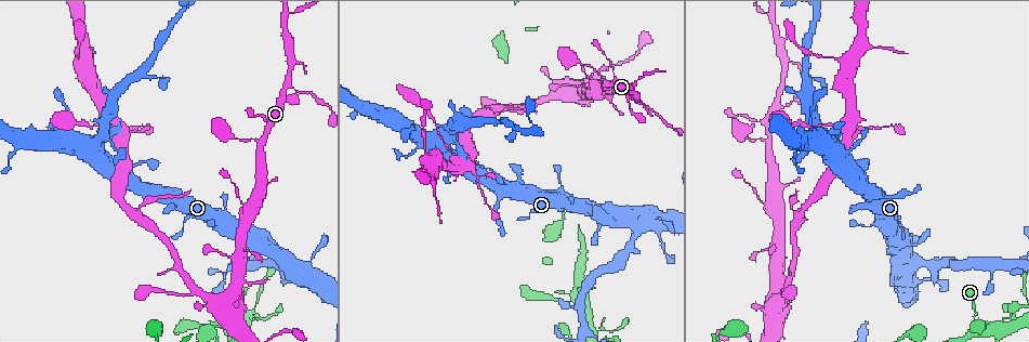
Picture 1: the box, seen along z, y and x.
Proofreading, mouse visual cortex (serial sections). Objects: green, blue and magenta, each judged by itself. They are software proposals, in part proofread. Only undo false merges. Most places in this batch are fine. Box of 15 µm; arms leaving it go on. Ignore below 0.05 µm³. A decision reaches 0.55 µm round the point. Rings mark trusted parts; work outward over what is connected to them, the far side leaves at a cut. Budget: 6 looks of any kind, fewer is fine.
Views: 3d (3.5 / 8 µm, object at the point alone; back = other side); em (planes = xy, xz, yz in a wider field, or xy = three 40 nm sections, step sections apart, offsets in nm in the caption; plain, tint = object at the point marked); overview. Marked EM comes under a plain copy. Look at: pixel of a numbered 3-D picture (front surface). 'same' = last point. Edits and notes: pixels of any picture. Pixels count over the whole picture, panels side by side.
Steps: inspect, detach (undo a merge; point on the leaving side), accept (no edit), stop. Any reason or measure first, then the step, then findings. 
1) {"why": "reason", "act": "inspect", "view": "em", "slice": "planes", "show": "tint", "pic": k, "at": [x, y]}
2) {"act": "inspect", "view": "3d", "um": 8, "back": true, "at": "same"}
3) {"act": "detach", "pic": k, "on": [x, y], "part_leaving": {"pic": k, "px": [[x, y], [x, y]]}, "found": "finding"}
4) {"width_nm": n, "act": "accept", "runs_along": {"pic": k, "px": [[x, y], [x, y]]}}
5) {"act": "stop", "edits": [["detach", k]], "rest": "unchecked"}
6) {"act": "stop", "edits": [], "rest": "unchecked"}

{"why": "abrupt turn", "act": "inspect", "view": "3d", "um": 3.5, "pic": 1, "at": [562, 193]}

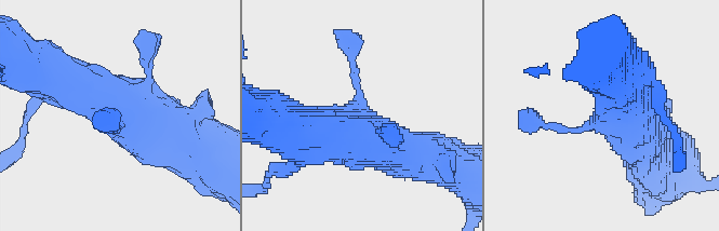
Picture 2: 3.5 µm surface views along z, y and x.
{"act": "inspect", "view": "em", "slice": "planes", "show": "tint", "pic": 2, "at": [359, 115]}

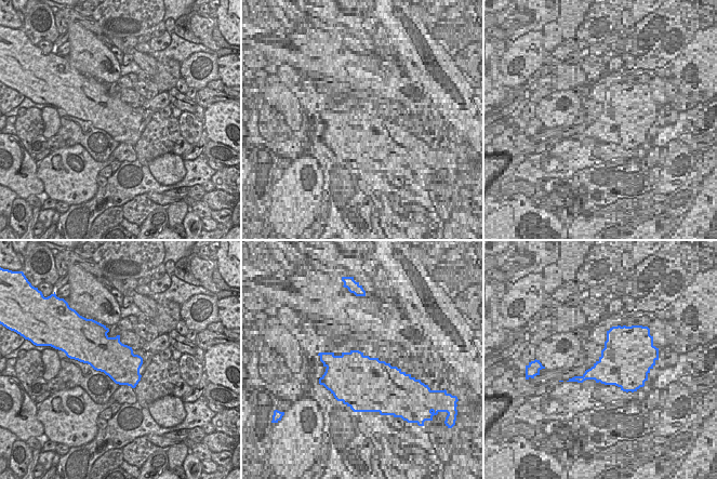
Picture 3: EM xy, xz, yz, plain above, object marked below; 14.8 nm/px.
{"act": "accept", "runs_along": {"pic": 2, "px": [[318, 138], [355, 138], [358, 80], [348, 46]]}, "found": "continuous, no second cell"}

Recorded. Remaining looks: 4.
{"why": "calibre changes", "act": "inspect", "view": "em", "slice": "xy", "step": 5, "show": "tint", "pic": 1, "at": [601, 330]}

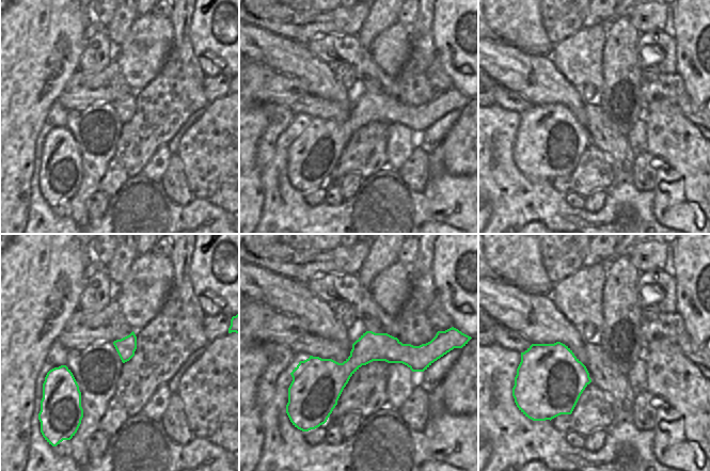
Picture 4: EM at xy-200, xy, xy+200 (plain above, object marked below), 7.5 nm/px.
{"why": "wider look", "act": "inspect", "view": "3d", "um": 3.5, "at": "same"}

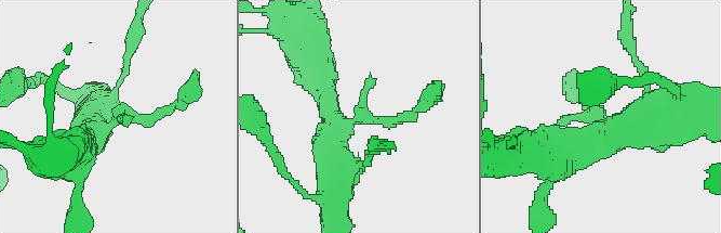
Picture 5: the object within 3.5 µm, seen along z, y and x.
{"act": "accept", "runs_along": {"pic": 4, "px": [[429, 345], [295, 382]]}, "found": "one cell here"}

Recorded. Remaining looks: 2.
{"why": "calibre changes", "act": "inspect", "view": "3d", "um": 3.5, "pic": 1, "at": [288, 85]}

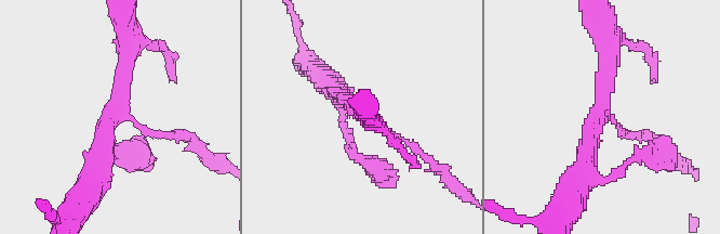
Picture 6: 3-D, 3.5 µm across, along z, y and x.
{"arms": 3, "arm_widths_nm": [100, 250, 300], "act": "accept", "runs_along": {"pic": 6, "px": [[97, 173], [124, 80], [124, 37]]}, "found": "continuous, no second cell"}

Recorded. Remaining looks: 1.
{"act": "stop", "edits": [], "rest": "unchecked"}

